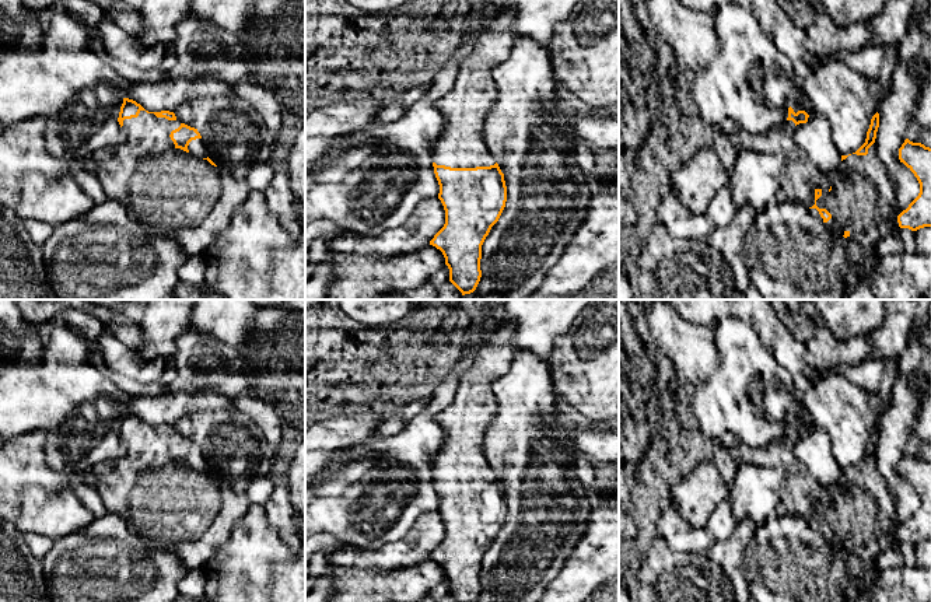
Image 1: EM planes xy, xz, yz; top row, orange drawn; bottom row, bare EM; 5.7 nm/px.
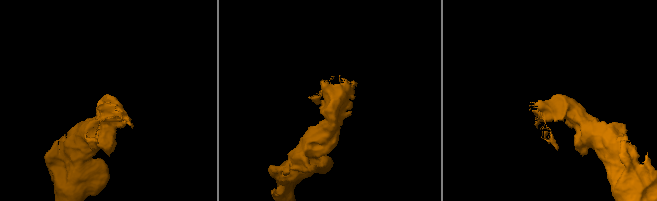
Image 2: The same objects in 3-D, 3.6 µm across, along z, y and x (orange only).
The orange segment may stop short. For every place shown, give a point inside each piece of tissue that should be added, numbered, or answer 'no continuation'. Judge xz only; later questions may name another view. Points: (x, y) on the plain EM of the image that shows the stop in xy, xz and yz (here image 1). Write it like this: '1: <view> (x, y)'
1: xz (465, 420)

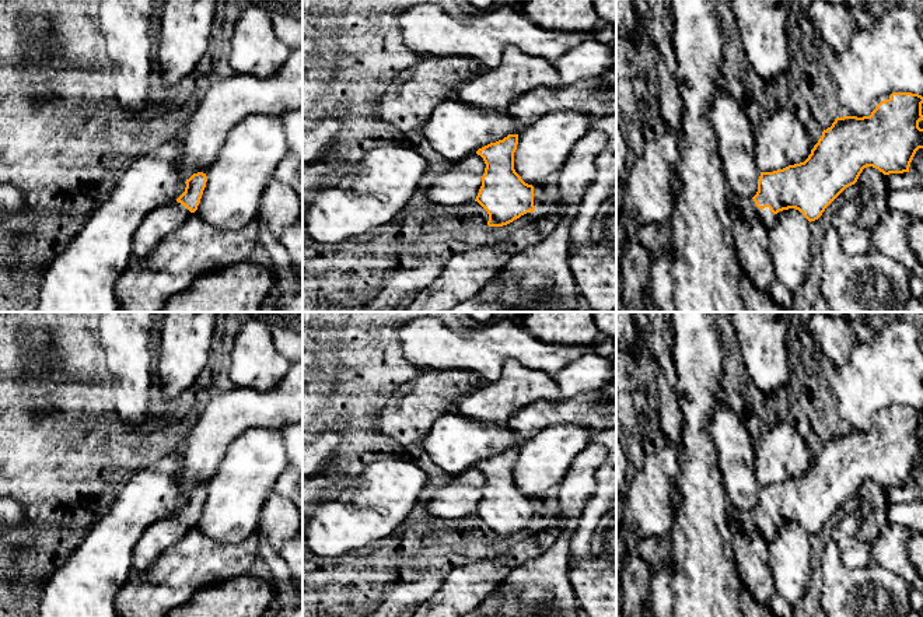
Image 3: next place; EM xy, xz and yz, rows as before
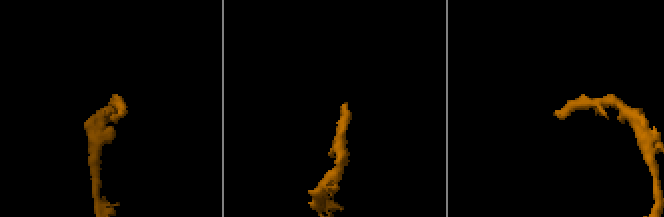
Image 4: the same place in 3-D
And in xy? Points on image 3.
1: xy (165, 532)

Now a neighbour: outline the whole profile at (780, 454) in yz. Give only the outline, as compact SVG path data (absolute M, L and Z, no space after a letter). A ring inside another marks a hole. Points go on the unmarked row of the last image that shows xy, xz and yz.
M789 417L762 428L754 439L755 473L759 485L773 485L804 476L812 456Z

